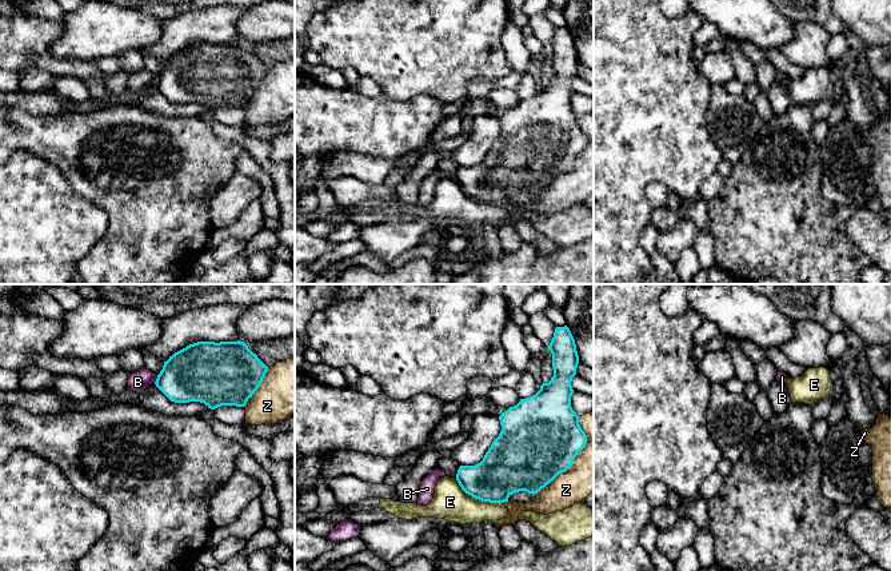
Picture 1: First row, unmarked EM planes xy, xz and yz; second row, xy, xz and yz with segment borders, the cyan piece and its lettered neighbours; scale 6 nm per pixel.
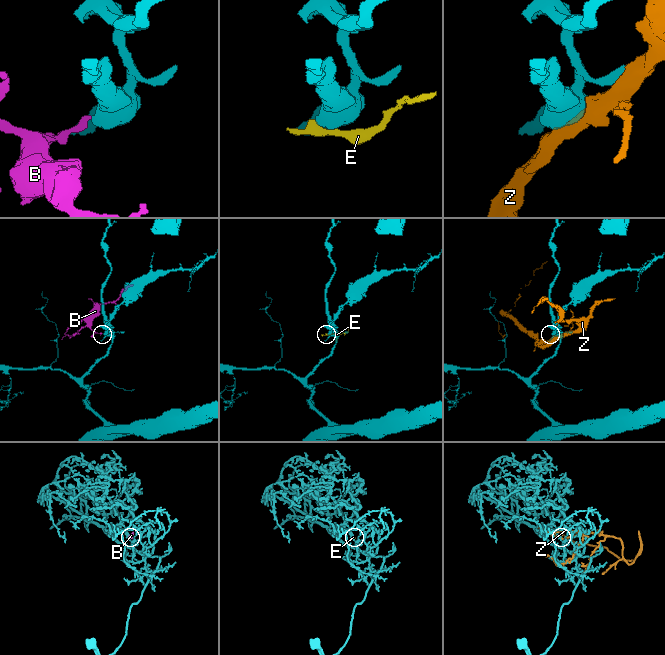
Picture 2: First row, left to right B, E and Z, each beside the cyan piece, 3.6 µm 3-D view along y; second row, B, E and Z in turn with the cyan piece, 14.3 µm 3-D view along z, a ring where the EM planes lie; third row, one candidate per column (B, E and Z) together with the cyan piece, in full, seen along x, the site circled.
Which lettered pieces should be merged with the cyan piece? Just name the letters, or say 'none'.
none

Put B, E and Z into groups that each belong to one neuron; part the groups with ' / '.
B / E / Z

